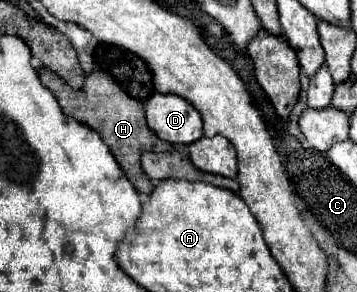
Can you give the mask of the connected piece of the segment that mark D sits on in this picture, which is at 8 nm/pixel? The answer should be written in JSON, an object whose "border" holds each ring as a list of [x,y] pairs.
{"border":[[[153,94],[145,106],[149,128],[169,144],[193,144],[203,138],[201,114],[181,96]]]}

